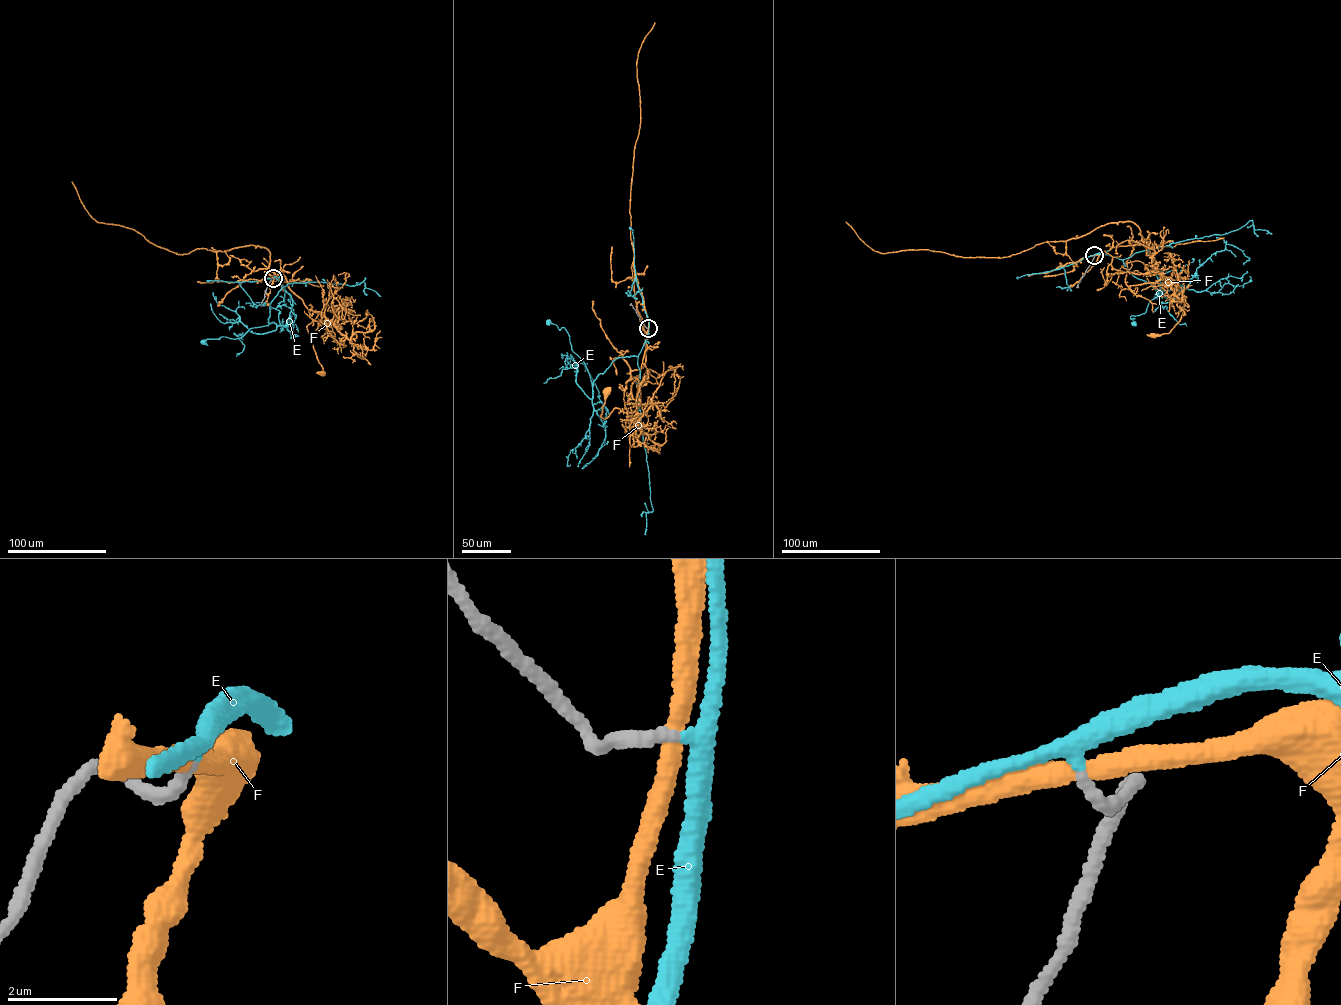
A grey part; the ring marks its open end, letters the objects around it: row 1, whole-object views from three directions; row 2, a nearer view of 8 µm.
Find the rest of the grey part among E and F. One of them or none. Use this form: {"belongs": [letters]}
{"belongs": ["E"]}

